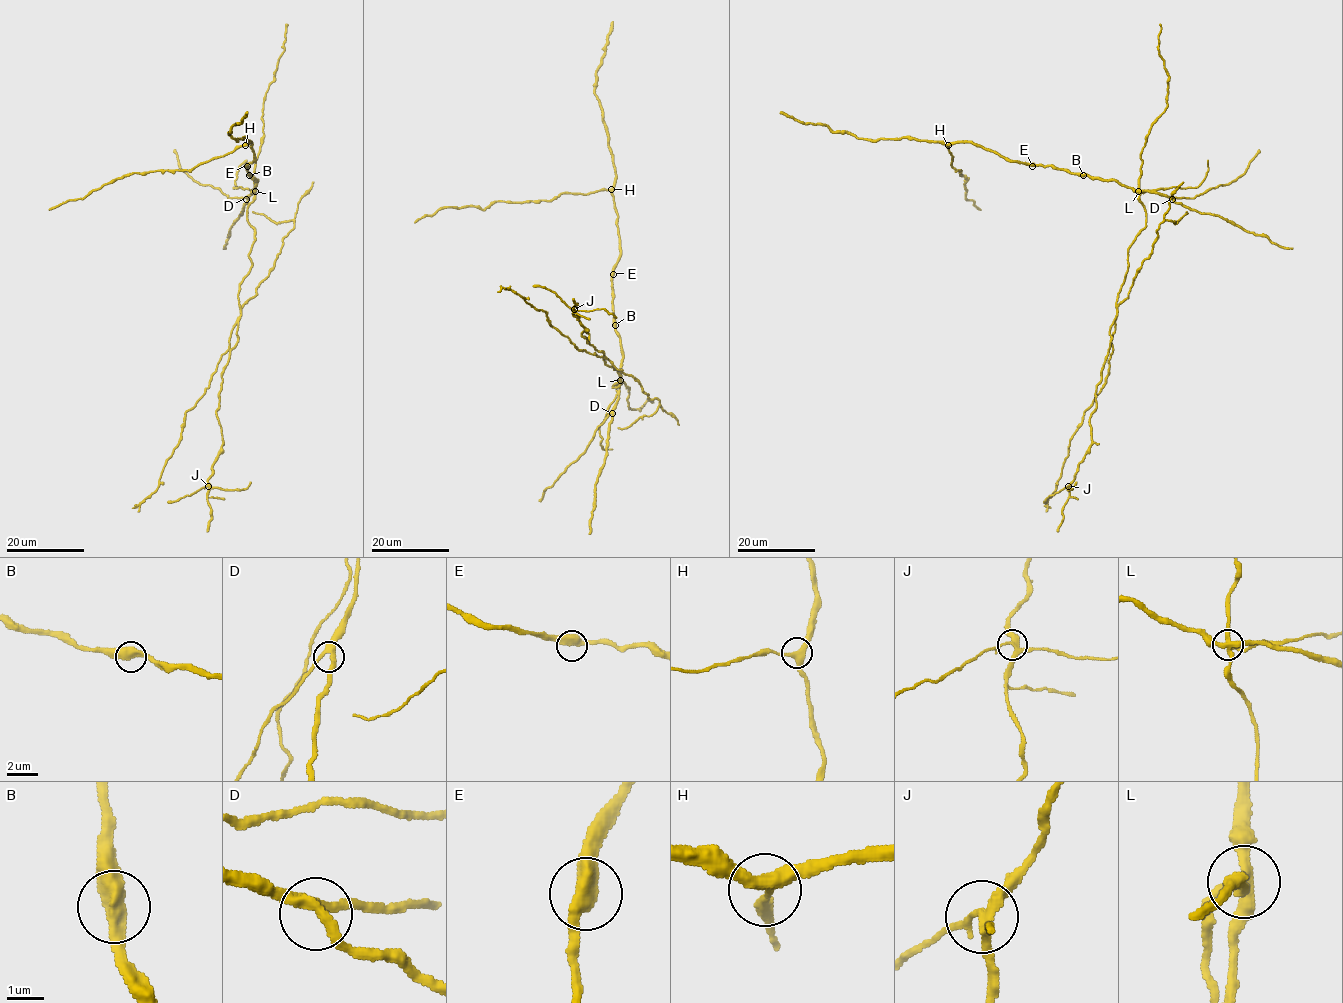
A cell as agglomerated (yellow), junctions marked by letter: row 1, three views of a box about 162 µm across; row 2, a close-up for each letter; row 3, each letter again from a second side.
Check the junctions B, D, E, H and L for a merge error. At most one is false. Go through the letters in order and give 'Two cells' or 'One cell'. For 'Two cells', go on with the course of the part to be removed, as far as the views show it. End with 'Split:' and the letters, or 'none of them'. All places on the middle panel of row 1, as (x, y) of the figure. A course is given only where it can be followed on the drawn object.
B: One cell
D: One cell
E: One cell
H: One cell
L: Two cells. Course of the part to remove: (620, 380), (613, 387), (619, 384), (617, 370), (579, 350), (547, 313), (507, 288), (497, 292)
Split: L

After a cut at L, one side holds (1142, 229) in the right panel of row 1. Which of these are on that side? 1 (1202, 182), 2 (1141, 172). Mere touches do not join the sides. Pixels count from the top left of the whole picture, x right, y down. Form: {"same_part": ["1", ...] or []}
{"same_part": ["1", "2"]}

